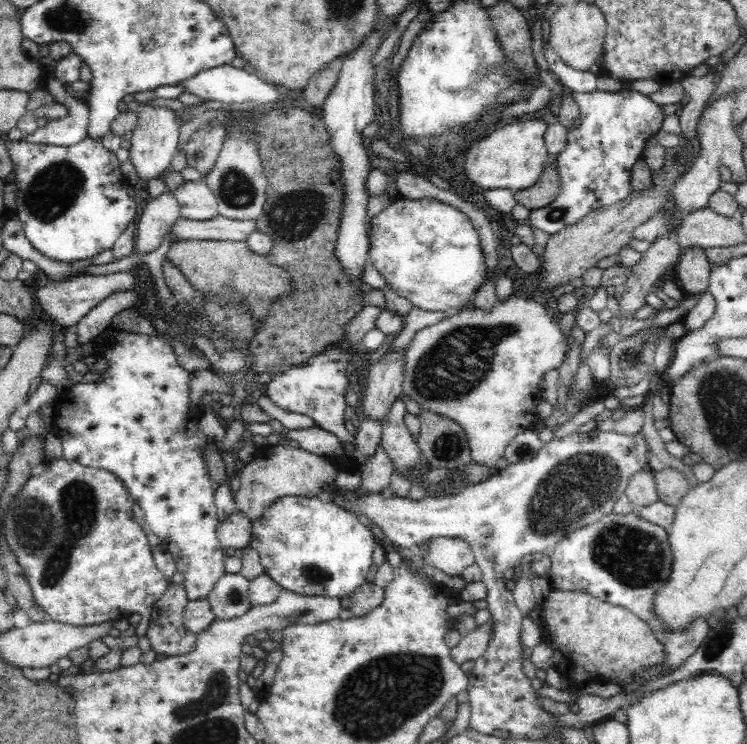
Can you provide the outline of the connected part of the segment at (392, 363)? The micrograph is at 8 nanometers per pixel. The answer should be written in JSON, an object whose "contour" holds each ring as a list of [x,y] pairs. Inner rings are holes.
{"contour":[[[398,348],[398,352],[394,354],[386,352],[382,360],[370,368],[360,398],[362,414],[368,416],[370,420],[378,420],[382,426],[396,398],[402,396],[402,380],[404,380],[404,348]]]}

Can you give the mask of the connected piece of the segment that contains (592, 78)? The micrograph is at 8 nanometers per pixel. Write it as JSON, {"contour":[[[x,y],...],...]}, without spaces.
{"contour":[[[550,40],[544,44],[544,56],[548,62],[548,70],[556,76],[556,80],[570,92],[574,94],[588,94],[594,92],[598,86],[598,76],[600,74],[588,74],[588,72],[574,72],[574,68],[568,68],[552,48]]]}

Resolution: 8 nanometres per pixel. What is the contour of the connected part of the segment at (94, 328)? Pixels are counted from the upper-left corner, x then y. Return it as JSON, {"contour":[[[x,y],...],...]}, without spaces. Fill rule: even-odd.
{"contour":[[[114,292],[110,298],[102,300],[96,308],[92,308],[74,328],[76,332],[76,344],[84,346],[90,344],[92,338],[100,336],[100,332],[104,332],[106,328],[112,328],[112,318],[126,310],[126,308],[136,308],[136,304],[140,302],[140,294],[138,292]]]}

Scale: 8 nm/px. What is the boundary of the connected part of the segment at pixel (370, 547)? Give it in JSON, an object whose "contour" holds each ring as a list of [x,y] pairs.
{"contour":[[[284,496],[272,504],[264,516],[252,520],[252,548],[260,556],[264,574],[278,582],[282,590],[298,596],[326,596],[340,600],[354,594],[366,584],[366,574],[374,566],[376,546],[384,552],[400,552],[402,560],[412,562],[442,588],[460,592],[468,584],[462,576],[450,576],[438,570],[432,562],[422,560],[418,548],[396,548],[394,544],[378,540],[372,528],[364,526],[356,514],[318,496]]]}

